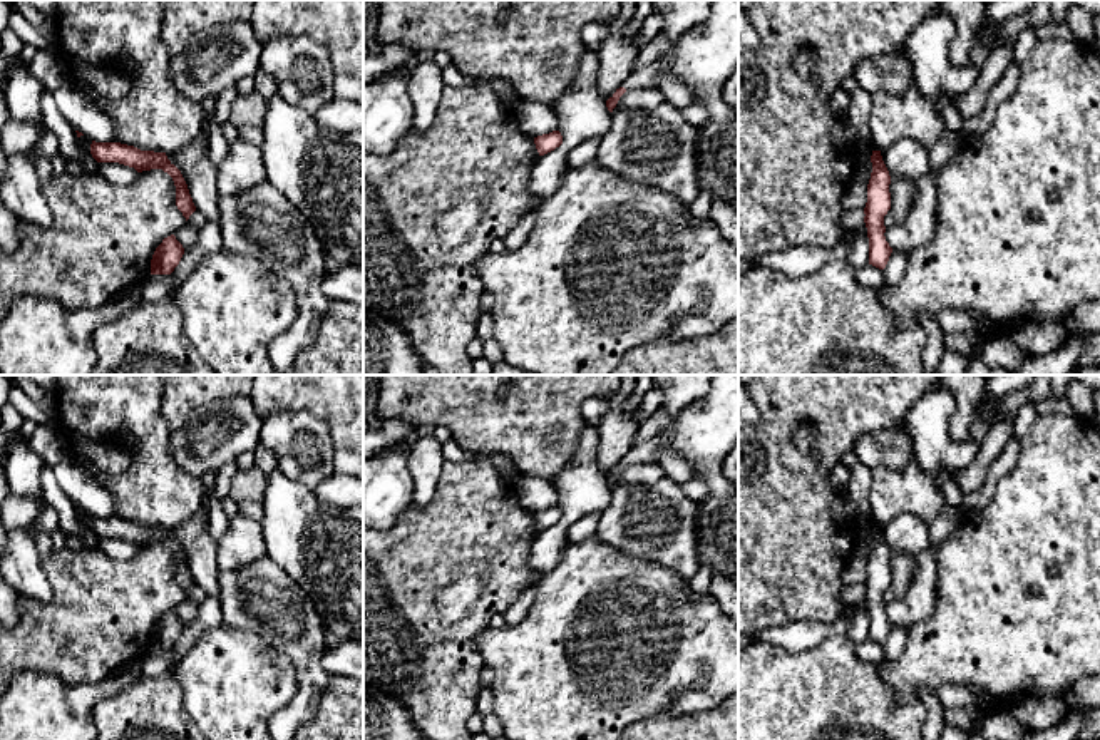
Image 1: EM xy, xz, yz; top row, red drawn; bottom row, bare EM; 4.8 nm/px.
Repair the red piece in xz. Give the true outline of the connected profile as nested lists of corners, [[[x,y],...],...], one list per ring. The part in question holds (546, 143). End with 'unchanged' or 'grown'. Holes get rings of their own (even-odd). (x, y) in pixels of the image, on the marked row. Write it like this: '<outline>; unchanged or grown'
[[[553,131],[549,134],[534,137],[534,144],[536,144],[539,156],[544,156],[563,144],[563,136],[559,131]]]; unchanged

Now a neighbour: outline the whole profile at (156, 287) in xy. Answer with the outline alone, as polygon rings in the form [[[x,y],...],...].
[[[149,275],[141,283],[142,301],[159,301],[174,295],[176,283],[171,275]]]

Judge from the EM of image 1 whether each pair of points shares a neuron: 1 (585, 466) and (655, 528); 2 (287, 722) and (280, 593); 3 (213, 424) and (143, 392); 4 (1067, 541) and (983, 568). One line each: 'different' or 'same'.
1: same
2: same
3: different
4: same

